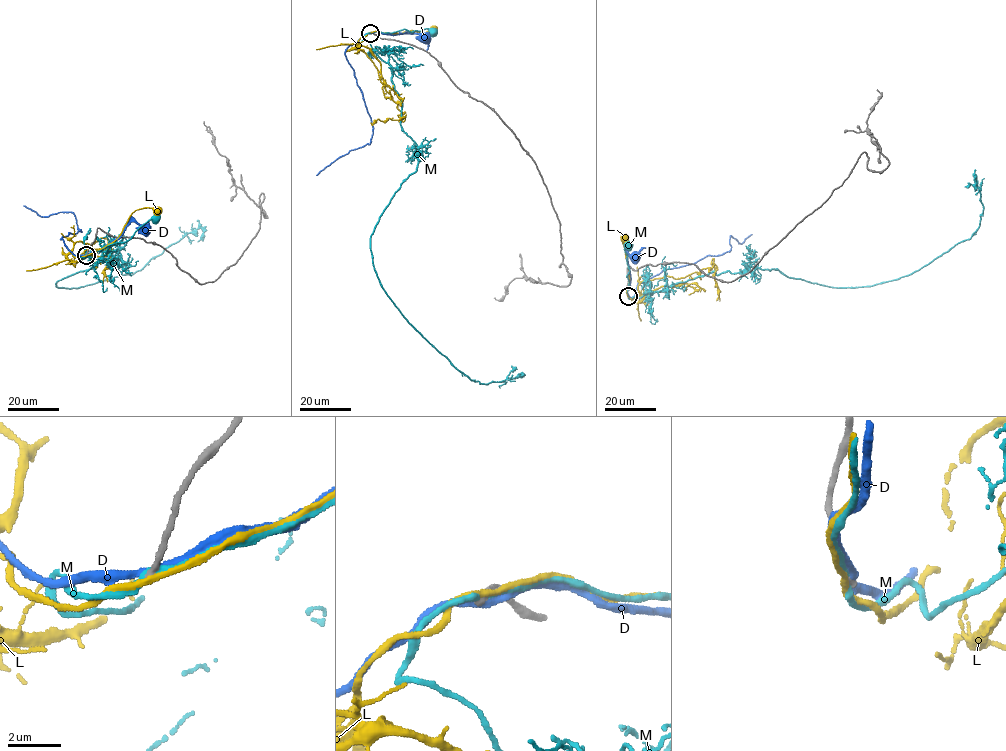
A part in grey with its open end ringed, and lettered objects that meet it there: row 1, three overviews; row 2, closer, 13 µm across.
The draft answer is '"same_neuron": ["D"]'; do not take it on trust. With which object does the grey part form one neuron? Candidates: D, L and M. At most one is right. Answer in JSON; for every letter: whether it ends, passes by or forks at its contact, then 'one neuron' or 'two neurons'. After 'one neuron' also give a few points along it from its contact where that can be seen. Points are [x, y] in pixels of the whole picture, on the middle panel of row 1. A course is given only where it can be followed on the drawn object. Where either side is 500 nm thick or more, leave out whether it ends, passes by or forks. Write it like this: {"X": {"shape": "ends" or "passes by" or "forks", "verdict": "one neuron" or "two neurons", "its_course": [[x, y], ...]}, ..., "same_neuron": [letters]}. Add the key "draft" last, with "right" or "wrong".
{"D": {"shape": "passes by", "verdict": "one neuron", "its_course": [[370, 33], [393, 35], [406, 32], [424, 36]]}, "L": {"shape": "passes by", "verdict": "two neurons"}, "M": {"shape": "passes by", "verdict": "two neurons"}, "same_neuron": ["D"], "draft": "right"}

